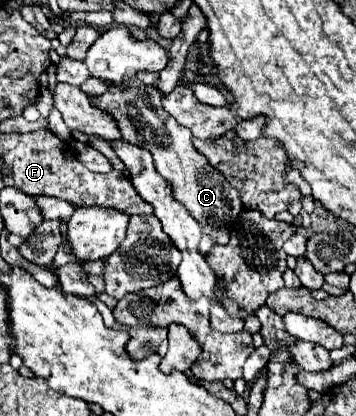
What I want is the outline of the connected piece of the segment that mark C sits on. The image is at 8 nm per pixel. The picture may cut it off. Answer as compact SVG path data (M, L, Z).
M144 86L128 88L122 92L106 92L92 98L92 102L96 108L104 108L104 112L114 116L124 140L146 148L152 154L154 168L170 182L174 198L186 206L186 210L200 222L200 226L204 226L204 234L212 236L218 244L226 244L230 228L242 212L240 196L230 186L230 182L216 168L212 168L200 152L196 152L192 146L192 132L188 132L184 126L178 126L176 120L164 112L162 98L164 94L158 88Z

